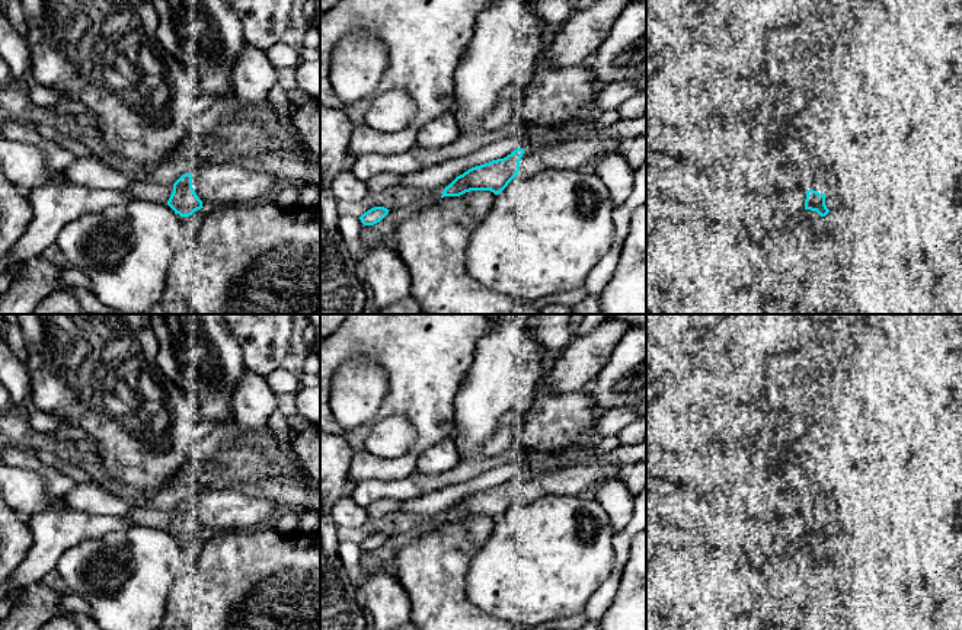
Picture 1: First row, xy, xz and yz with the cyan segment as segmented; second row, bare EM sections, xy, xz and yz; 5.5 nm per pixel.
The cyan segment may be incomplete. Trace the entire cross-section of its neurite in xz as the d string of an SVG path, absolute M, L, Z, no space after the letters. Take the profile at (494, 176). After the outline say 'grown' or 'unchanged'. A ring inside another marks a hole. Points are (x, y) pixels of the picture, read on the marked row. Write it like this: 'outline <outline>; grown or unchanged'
outline M646 112L630 121L620 119L601 131L576 134L557 144L540 148L517 148L504 159L476 166L445 186L441 198L460 196L470 191L501 194L518 175L531 178L547 169L576 170L591 160L616 153L624 138L646 137Z; grown

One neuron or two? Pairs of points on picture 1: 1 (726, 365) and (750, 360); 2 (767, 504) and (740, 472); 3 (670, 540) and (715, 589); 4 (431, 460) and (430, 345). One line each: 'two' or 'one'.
1: two
2: two
3: two
4: two

